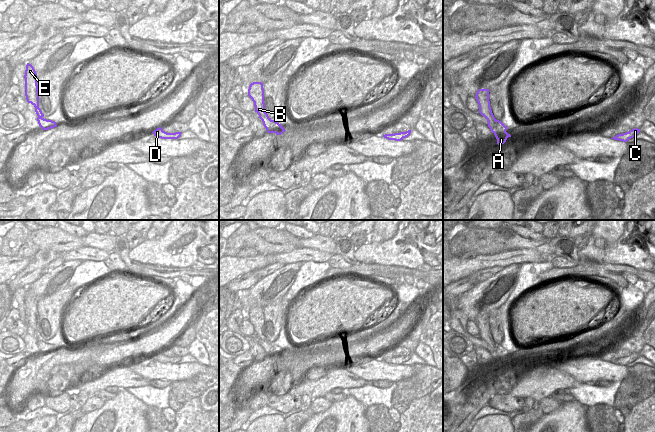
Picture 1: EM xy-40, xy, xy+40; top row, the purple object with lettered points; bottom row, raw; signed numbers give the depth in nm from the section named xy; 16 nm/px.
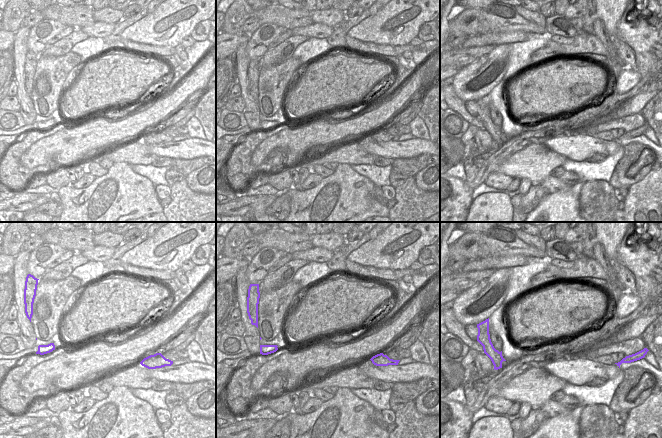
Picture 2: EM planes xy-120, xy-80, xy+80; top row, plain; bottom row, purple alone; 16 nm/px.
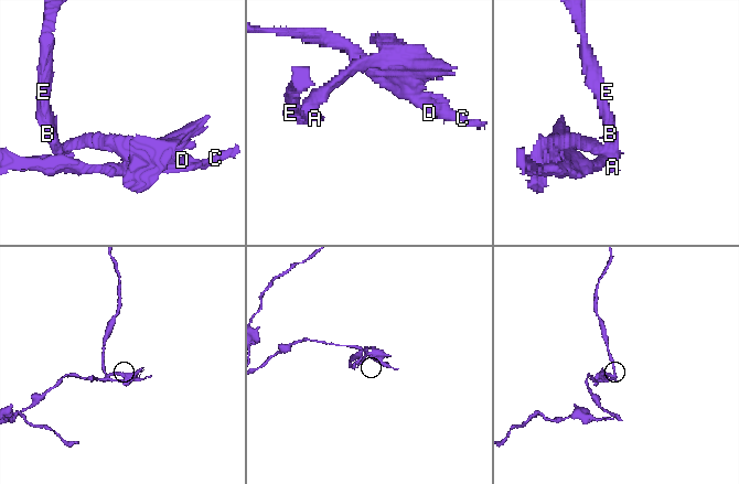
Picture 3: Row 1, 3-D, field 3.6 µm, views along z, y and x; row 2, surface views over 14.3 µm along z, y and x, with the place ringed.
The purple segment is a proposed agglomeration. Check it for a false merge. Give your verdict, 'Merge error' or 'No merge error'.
Merge error

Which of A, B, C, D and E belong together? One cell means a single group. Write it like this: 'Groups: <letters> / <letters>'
Groups: A B E / C D

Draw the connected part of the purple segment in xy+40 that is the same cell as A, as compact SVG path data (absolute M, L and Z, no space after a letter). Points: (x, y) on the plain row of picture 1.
M479 313L475 322L479 328L479 337L493 347L494 350L498 351L498 356L494 357L494 359L497 363L497 368L501 370L511 359L506 356L507 350L501 345L496 344L492 337L489 325L489 313Z

